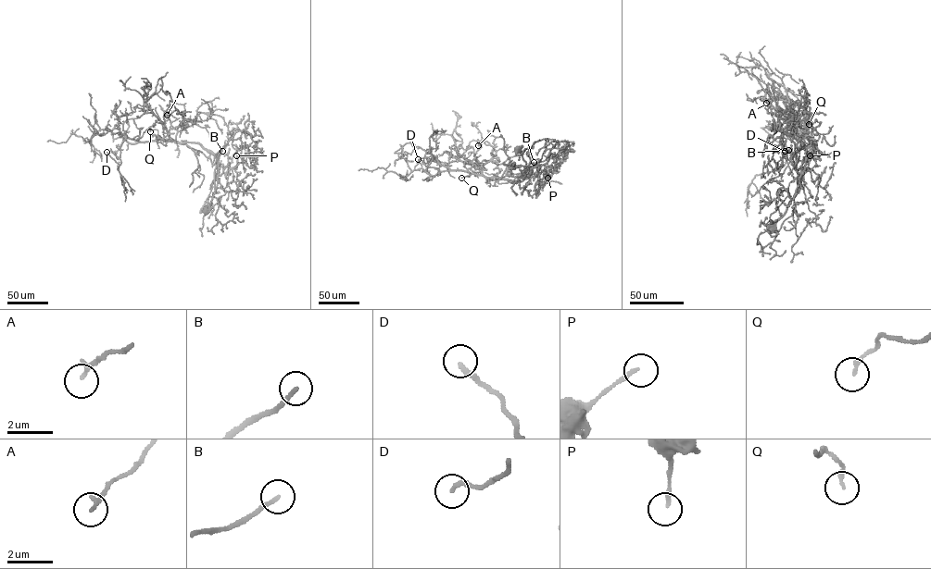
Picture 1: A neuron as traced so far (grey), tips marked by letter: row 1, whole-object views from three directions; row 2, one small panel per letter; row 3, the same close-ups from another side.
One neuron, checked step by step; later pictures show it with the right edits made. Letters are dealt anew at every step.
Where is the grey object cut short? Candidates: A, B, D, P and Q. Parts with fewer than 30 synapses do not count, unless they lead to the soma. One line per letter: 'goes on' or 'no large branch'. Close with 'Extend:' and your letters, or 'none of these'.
A: no large branch
B: goes on
D: no large branch
P: no large branch
Q: no large branch
Extend: B

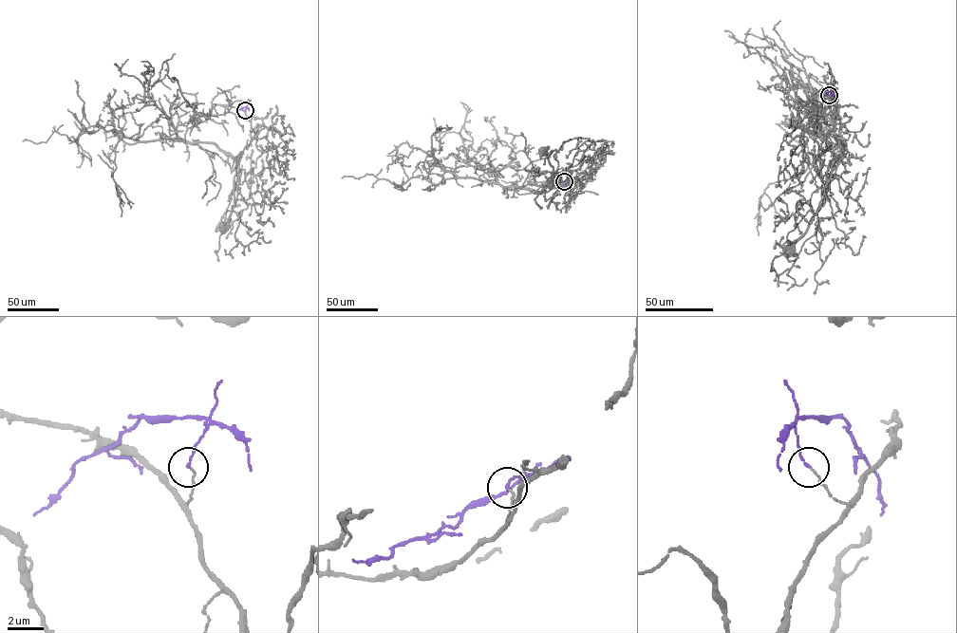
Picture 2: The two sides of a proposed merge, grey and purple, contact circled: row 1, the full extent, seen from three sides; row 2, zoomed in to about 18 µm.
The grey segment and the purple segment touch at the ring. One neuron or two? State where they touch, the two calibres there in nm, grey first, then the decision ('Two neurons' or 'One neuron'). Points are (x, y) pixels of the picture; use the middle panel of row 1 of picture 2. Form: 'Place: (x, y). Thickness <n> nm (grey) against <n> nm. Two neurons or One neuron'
Place: (564, 181). Thickness 90 nm (grey) against 120 nm. Two neurons

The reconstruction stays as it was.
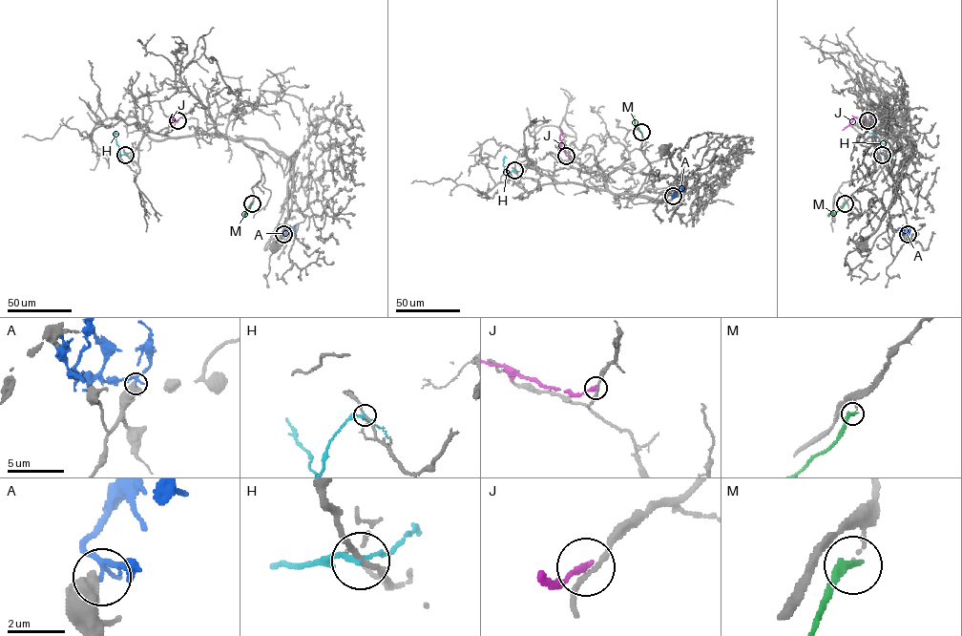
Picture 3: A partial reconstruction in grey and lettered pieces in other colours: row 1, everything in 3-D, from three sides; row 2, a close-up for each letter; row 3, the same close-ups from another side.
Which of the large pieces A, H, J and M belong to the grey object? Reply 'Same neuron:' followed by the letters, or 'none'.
Same neuron: none

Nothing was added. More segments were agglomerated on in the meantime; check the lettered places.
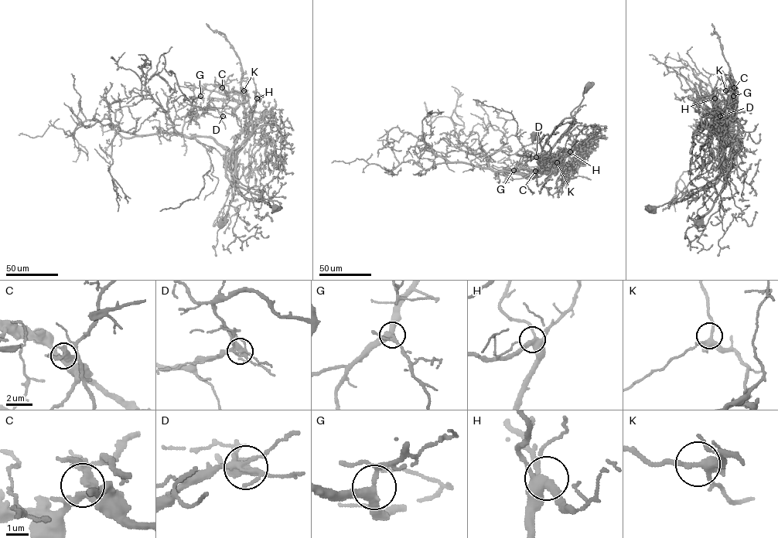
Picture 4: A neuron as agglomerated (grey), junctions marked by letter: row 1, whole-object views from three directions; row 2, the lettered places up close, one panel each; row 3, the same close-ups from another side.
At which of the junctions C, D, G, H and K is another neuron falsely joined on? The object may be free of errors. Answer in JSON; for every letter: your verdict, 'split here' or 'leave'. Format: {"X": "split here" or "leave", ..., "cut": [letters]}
{"C": "leave", "D": "split here", "G": "leave", "H": "leave", "K": "leave", "cut": ["D"]}

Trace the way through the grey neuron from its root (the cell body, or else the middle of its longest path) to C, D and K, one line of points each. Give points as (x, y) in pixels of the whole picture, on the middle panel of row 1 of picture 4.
C: (534, 135), (545, 152), (547, 172), (552, 165), (557, 165), (559, 168), (556, 174), (535, 171)
D: (534, 135), (545, 152), (547, 172), (555, 164), (550, 161), (547, 154), (537, 154), (536, 157)
K: (534, 135), (545, 152), (547, 172), (552, 165), (557, 165), (557, 170), (561, 164), (560, 168), (557, 162)

